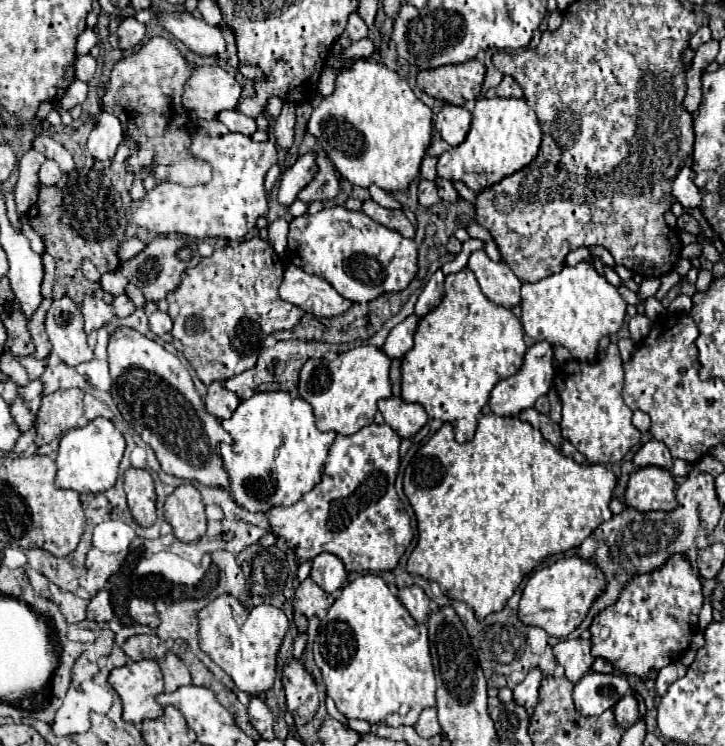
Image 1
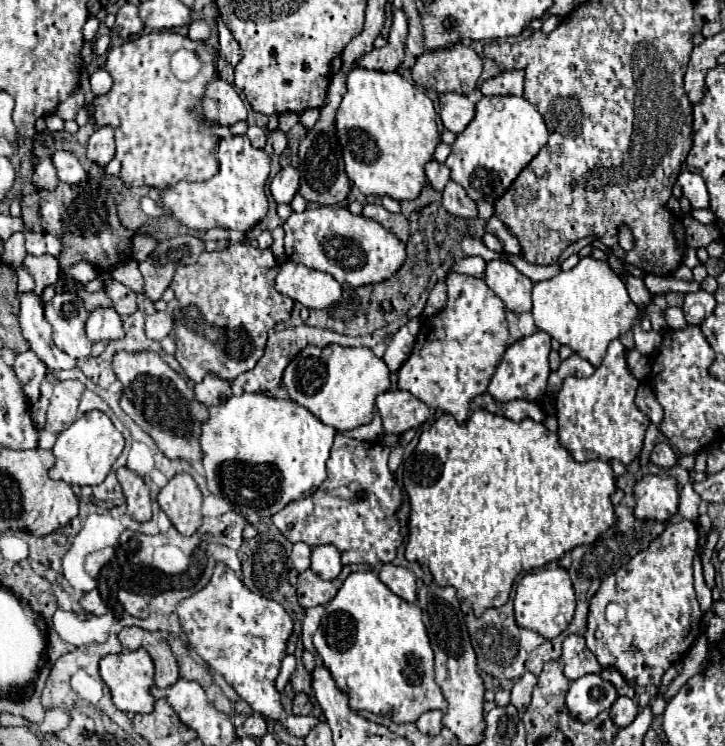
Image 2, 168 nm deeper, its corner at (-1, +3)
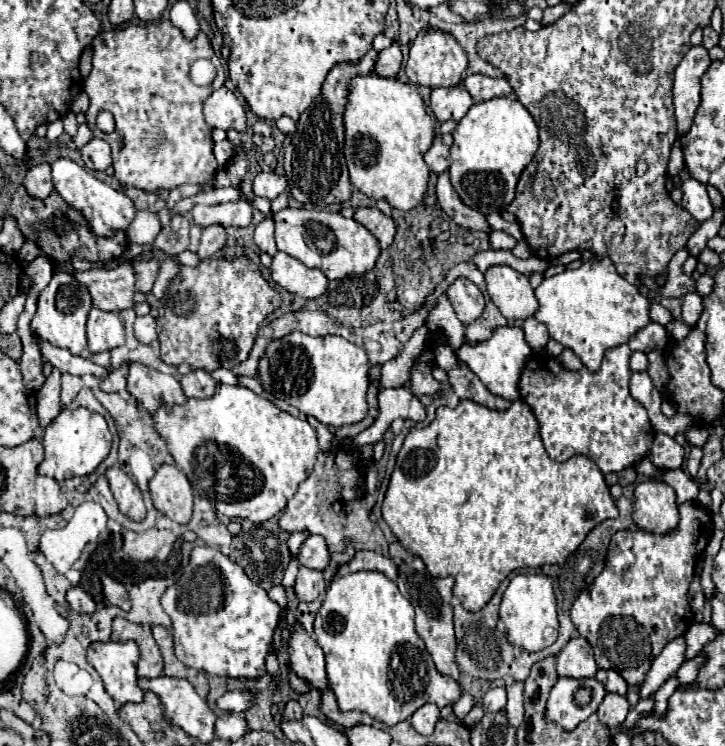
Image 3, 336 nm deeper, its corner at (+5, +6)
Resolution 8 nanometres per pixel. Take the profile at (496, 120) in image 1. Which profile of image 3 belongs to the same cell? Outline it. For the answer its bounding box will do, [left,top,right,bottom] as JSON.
[450,98,538,216]

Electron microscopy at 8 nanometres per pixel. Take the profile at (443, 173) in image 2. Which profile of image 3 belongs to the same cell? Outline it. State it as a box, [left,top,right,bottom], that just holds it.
[424,134,450,174]

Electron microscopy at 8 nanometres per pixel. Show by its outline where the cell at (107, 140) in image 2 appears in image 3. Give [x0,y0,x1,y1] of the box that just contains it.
[82,138,112,170]

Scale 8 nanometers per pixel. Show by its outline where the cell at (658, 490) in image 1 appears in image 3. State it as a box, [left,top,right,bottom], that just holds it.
[634,480,678,534]

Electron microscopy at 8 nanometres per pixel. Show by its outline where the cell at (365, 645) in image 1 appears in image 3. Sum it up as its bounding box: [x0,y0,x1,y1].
[314,572,462,726]

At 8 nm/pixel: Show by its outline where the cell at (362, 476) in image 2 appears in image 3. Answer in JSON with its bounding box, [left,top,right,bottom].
[280,450,388,554]

